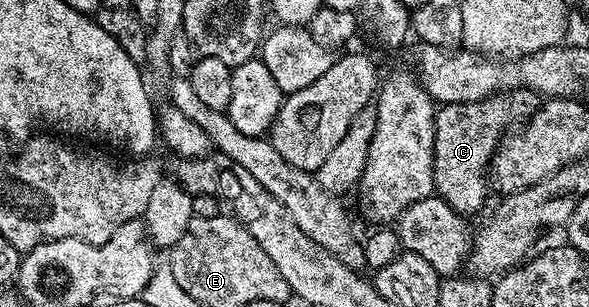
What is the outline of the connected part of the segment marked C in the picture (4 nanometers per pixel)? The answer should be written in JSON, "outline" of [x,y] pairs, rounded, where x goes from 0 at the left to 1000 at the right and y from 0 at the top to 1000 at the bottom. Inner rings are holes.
{"outline":[[[876,283],[859,303],[847,303],[825,342],[818,332],[750,339],[739,368],[739,635],[754,648],[778,700],[801,707],[810,697],[827,648],[829,557],[851,450],[849,430],[834,417],[834,384],[847,388],[852,375],[862,375],[868,388],[893,394],[917,345],[917,309],[895,283]]]}

